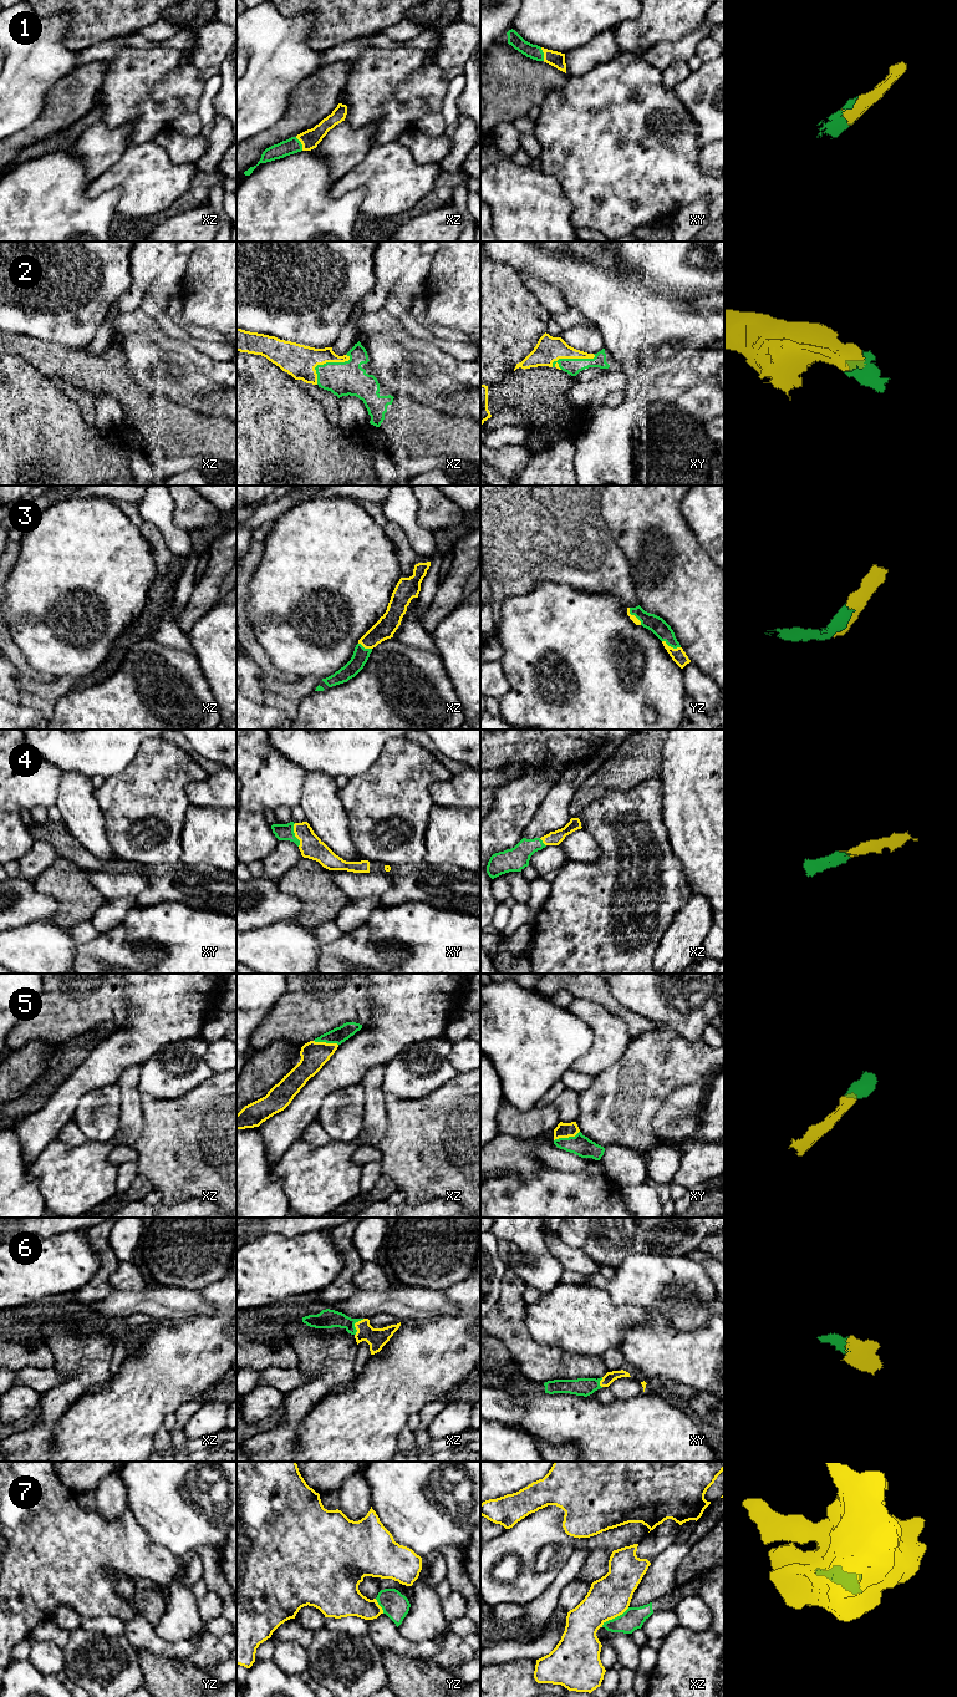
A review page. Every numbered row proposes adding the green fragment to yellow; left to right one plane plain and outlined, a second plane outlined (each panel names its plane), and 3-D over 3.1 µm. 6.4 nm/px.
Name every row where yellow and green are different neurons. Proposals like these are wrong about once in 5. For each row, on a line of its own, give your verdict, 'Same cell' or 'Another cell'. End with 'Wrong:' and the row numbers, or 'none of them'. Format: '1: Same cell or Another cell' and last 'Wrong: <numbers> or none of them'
1: Same cell
2: Same cell
3: Same cell
4: Same cell
5: Same cell
6: Same cell
7: Another cell
Wrong: 7

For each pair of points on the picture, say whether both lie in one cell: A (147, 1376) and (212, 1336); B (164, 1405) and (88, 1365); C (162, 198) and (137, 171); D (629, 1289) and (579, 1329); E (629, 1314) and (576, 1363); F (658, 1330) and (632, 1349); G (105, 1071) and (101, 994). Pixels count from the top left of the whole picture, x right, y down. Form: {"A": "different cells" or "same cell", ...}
{"A": "same cell", "B": "different cells", "C": "same cell", "D": "different cells", "E": "different cells", "F": "same cell", "G": "different cells"}

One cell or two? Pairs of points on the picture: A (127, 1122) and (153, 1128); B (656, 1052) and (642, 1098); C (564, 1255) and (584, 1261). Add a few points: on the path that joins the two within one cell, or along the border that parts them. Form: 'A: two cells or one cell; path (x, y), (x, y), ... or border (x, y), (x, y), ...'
A: two cells; border (141, 1097), (142, 1134), (133, 1147)
B: one cell; path (655, 1063), (644, 1077), (642, 1087)
C: one cell; path (569, 1256), (579, 1261)

